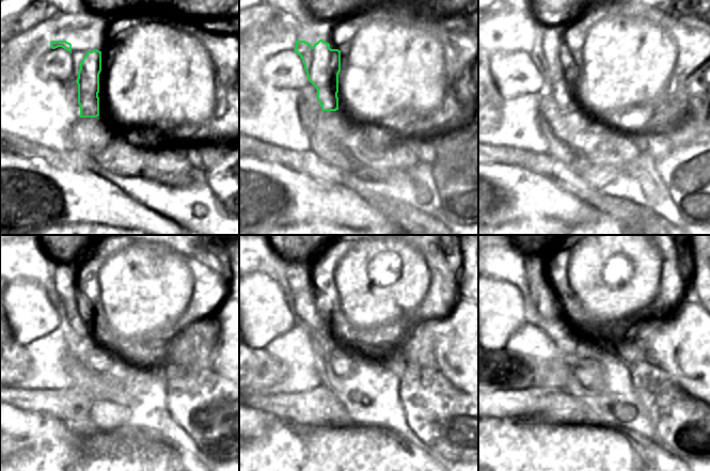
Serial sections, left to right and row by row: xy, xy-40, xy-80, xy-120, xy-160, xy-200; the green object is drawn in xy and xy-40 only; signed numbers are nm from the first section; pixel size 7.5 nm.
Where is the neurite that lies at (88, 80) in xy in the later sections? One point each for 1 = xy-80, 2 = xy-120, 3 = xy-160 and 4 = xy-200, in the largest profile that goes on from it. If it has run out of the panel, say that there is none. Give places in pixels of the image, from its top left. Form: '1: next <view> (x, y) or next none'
1: next xy-80 (557, 60)
2: next xy-120 (67, 283)
3: next xy-160 (299, 275)
4: next xy-200 (535, 271)

